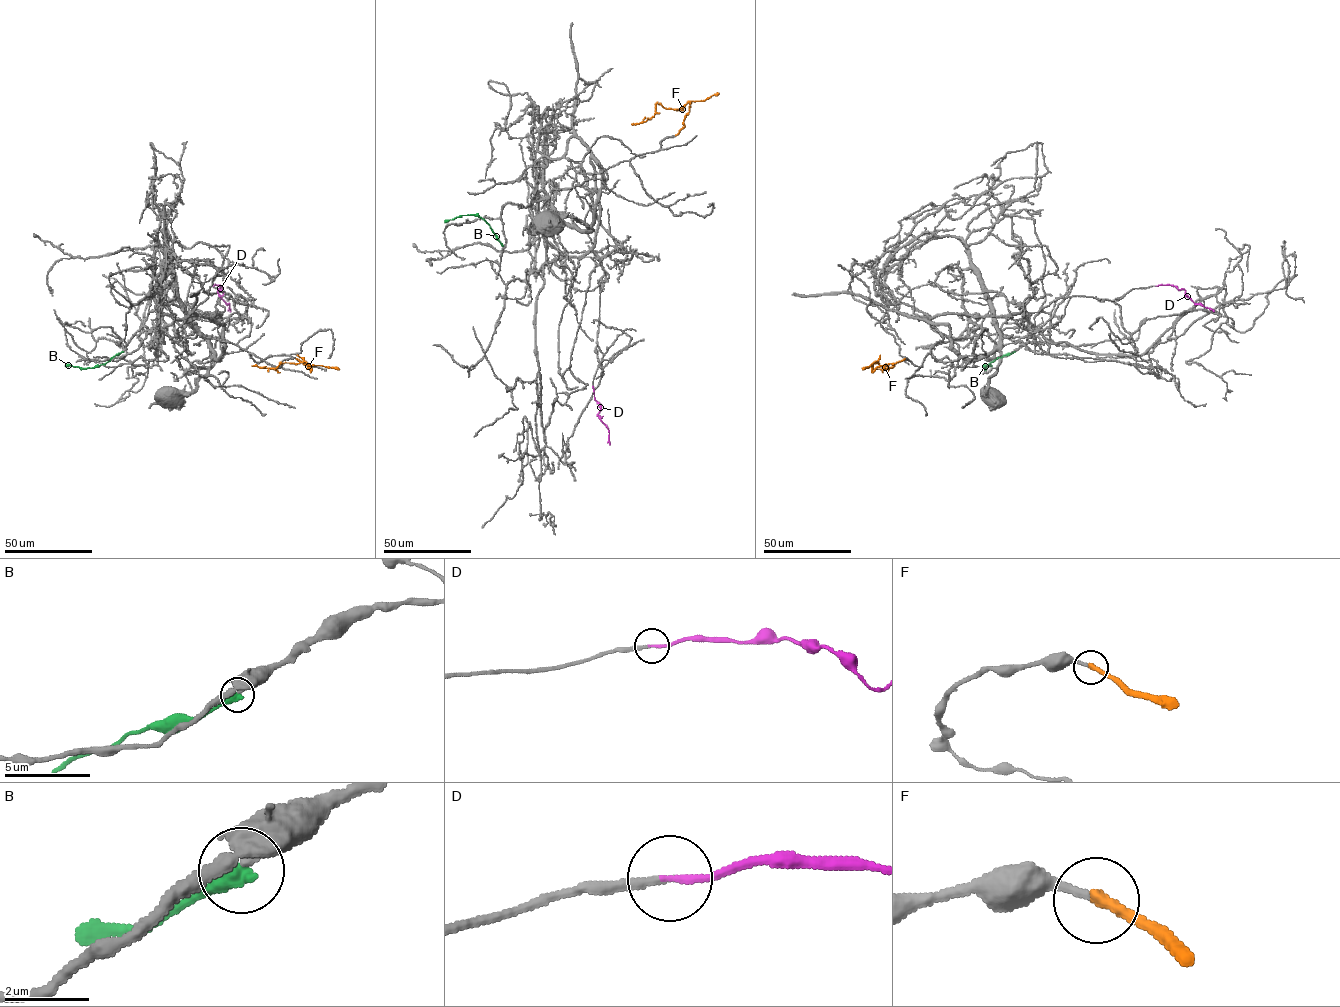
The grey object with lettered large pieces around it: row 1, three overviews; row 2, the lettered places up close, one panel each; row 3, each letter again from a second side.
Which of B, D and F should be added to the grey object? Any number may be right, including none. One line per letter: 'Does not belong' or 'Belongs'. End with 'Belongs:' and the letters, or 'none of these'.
B: Does not belong
D: Belongs
F: Belongs
Belongs: D, F

